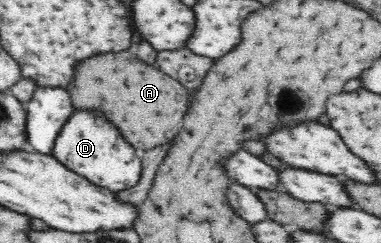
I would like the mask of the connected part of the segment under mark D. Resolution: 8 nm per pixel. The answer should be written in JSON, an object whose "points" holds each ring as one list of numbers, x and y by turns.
{"points":[[74,110,55,138,52,154,60,163,90,179,92,183,118,192,134,186,140,178,142,164,136,148,124,140,116,124,98,110]]}

